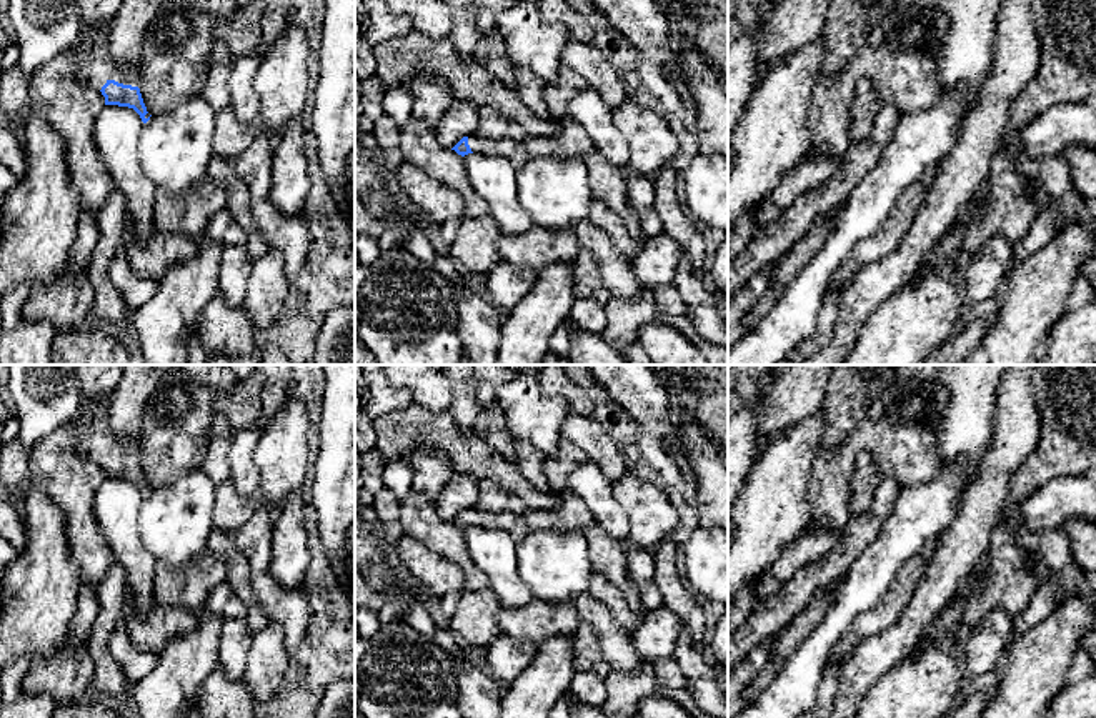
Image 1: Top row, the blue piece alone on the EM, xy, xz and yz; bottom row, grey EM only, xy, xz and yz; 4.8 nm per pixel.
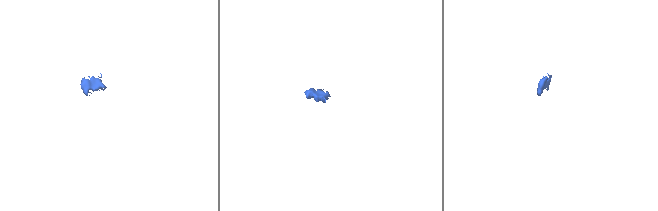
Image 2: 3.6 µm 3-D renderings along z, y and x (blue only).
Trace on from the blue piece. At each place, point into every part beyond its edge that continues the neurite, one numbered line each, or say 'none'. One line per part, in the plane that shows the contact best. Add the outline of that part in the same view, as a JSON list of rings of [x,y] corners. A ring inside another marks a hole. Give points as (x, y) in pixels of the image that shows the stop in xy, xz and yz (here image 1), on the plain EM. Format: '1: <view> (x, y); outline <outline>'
1: xy (95, 440); outline [[[110,400],[103,405],[87,406],[82,405],[82,433],[77,443],[77,451],[82,458],[102,463],[108,453],[115,453],[123,458],[138,460],[140,436],[122,438],[110,430],[108,418]]]
2: xz (515, 525); outline [[[468,510],[468,518],[473,526],[483,526],[488,530],[501,530],[508,533],[515,541],[523,540],[530,530],[523,515],[515,513],[490,513],[485,510]]]

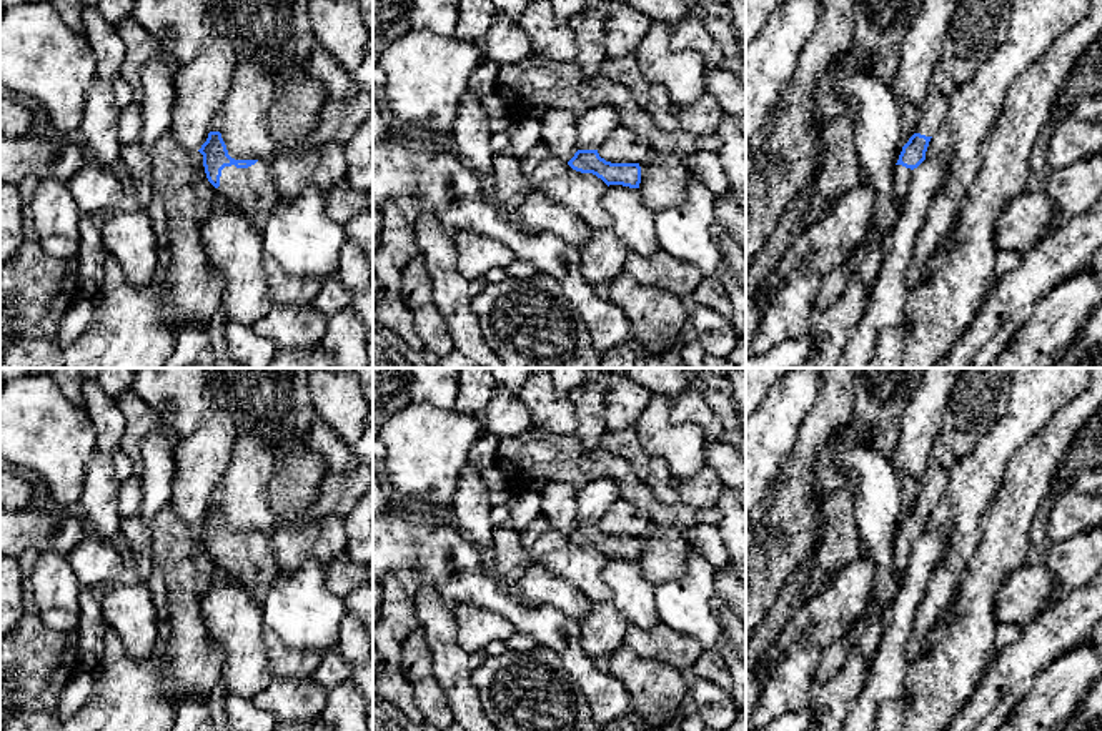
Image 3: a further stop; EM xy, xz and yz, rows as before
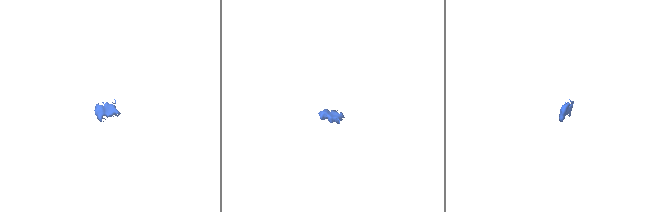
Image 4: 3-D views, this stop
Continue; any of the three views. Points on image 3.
1: xy (253, 563); outline [[[258,533],[248,541],[225,540],[218,564],[246,588],[258,604],[263,604],[278,573],[273,536]]]
2: yz (979, 398); outline [[[964,368],[946,408],[924,485],[914,506],[932,510],[946,496],[951,468],[970,455],[1002,416],[1014,368]]]

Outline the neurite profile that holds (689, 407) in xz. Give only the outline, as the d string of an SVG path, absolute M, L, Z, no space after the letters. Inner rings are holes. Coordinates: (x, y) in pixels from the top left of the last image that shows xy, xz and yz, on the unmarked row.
M694 390L671 400L671 420L674 423L694 423L704 430L707 438L721 440L722 436L721 418L707 406L702 395Z

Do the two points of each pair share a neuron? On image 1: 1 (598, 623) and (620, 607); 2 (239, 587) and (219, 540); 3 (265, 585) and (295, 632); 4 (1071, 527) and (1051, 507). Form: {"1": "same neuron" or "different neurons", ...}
{"1": "different neurons", "2": "same neuron", "3": "same neuron", "4": "different neurons"}

